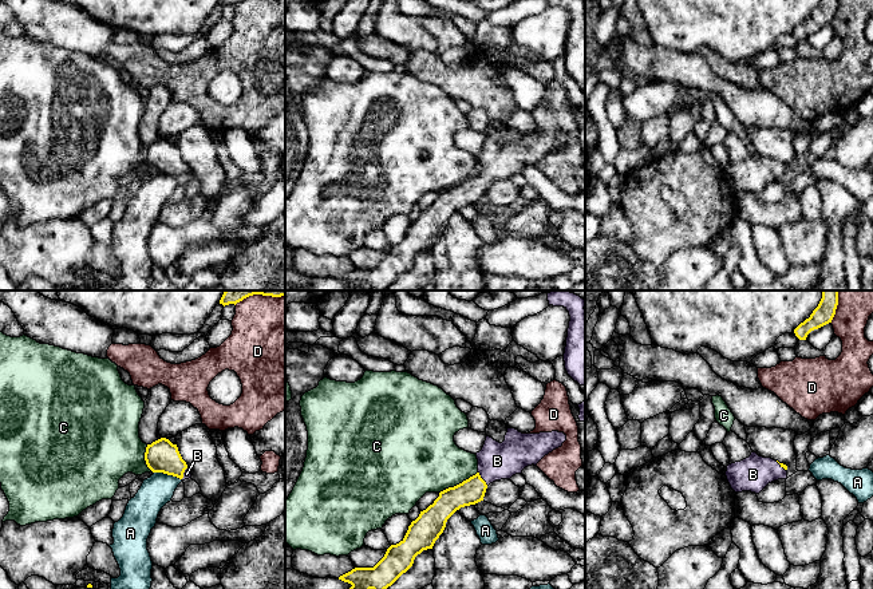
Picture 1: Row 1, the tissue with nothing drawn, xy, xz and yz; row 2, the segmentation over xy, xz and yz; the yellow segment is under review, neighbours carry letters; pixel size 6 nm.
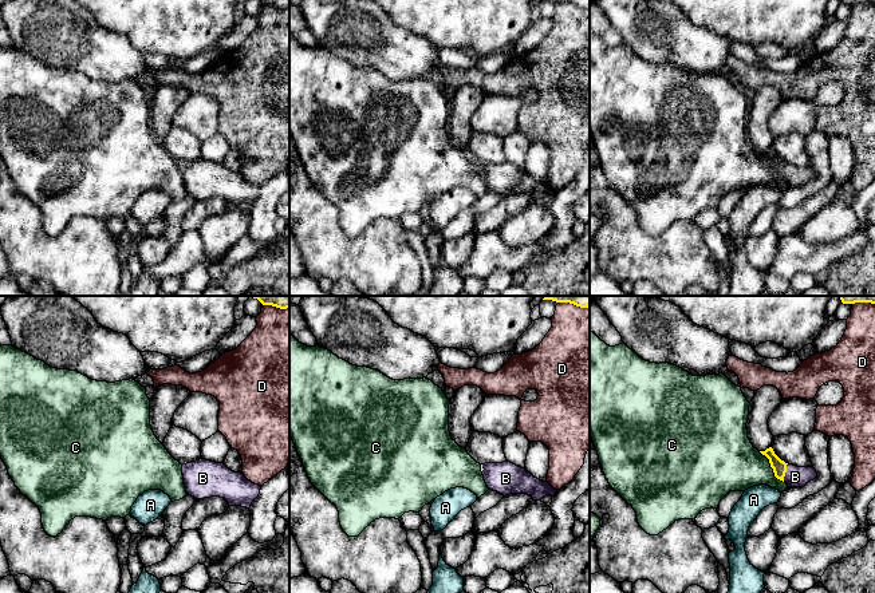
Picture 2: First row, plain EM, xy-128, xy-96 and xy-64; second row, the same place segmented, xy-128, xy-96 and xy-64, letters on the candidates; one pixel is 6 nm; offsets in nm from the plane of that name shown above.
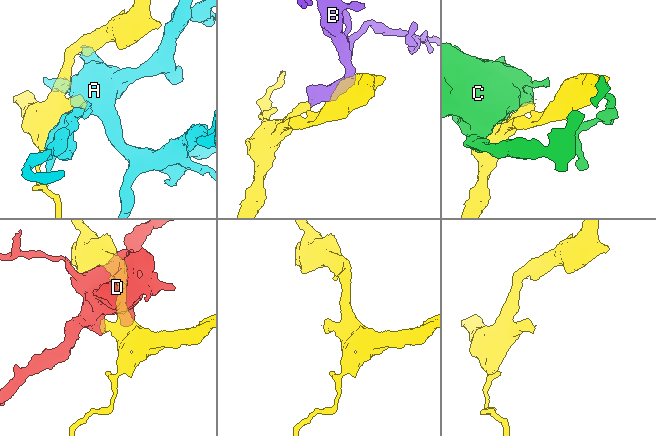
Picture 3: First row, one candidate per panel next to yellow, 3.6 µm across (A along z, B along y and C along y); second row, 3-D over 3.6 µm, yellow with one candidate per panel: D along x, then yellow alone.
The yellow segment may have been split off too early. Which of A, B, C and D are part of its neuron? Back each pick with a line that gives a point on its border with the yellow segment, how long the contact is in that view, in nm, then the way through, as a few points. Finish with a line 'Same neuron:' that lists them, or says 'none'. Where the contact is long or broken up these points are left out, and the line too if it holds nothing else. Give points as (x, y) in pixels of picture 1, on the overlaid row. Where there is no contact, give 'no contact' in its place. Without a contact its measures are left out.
B: meets yellow in xz at (481, 478); contact 110 nm long; runs through xz (470, 491), (481, 478), (497, 461)
Same neuron: B

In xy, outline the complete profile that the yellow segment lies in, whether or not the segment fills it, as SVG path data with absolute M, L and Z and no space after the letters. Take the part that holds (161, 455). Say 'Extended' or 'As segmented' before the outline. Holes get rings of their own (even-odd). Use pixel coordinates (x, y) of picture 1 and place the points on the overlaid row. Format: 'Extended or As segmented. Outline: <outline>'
Extended. Outline: M161 438L147 444L145 460L153 473L163 473L182 481L191 478L190 469L182 459L177 444L173 444L166 438Z

